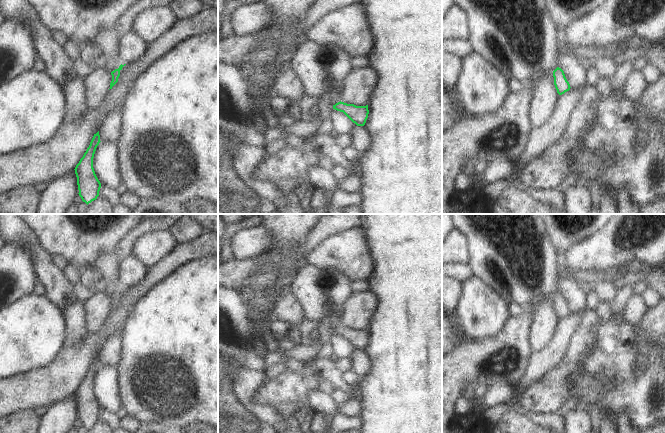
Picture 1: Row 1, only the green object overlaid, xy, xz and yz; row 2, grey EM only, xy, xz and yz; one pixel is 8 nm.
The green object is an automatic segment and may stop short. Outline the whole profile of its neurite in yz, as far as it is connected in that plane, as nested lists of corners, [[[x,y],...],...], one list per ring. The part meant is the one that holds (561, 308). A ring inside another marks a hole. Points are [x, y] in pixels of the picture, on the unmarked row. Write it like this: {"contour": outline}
{"contour": [[[557,291],[553,295],[553,301],[554,301],[554,309],[559,319],[562,319],[570,314],[571,312],[570,308],[567,305],[564,295],[561,292]]]}

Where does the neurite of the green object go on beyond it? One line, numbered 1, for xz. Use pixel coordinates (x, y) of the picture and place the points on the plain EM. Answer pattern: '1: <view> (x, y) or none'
1: none

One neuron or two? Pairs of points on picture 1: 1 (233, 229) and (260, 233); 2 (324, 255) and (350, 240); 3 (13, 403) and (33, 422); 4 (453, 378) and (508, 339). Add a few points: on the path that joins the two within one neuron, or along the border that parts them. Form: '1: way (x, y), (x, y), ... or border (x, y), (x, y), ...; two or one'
1: border (261, 224), (241, 229), (233, 238), (232, 251); two
2: way (330, 252), (339, 251), (344, 246); one
3: border (33, 410), (18, 410), (10, 415); two
4: way (467, 364), (477, 362), (494, 349); one

